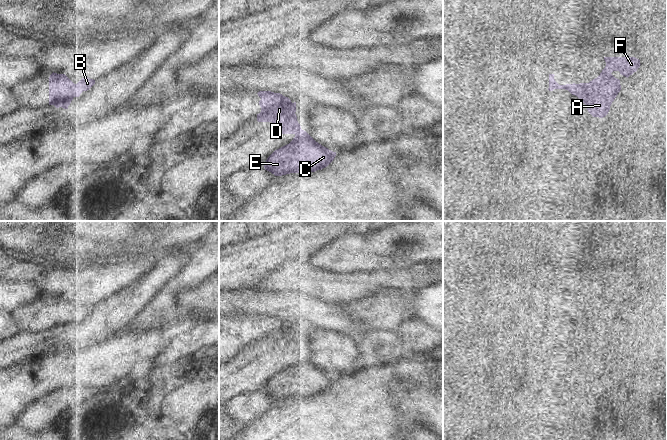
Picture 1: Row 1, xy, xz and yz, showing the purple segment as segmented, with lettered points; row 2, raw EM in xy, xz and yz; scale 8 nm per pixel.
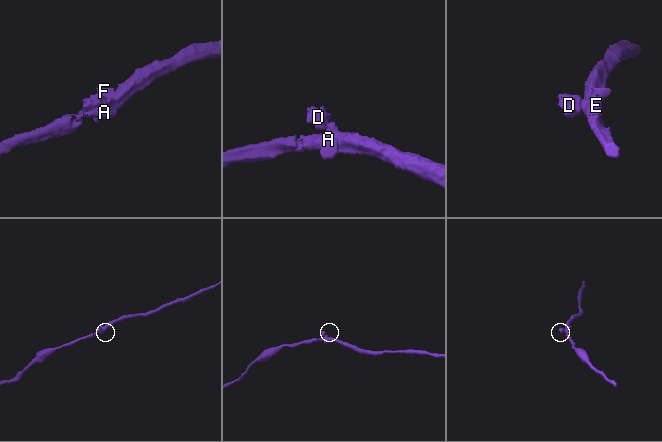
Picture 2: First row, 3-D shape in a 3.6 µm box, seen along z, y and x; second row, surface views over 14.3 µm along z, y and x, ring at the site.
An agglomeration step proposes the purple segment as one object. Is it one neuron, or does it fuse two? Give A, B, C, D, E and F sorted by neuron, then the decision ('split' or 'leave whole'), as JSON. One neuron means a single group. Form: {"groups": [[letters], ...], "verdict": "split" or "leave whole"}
{"groups": [["A", "B", "C", "E", "F"], ["D"]], "verdict": "split"}

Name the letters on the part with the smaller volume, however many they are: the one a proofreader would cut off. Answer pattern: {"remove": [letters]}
{"remove": ["D"]}

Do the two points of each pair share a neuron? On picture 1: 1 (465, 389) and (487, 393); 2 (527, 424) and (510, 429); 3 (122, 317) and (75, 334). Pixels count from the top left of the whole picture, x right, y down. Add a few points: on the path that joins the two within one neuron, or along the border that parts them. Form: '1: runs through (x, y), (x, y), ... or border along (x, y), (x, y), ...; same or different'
1: runs through (470, 389), (476, 389), (482, 393); same
2: runs through (523, 428), (514, 429); same
3: runs through (110, 317), (87, 331); same

